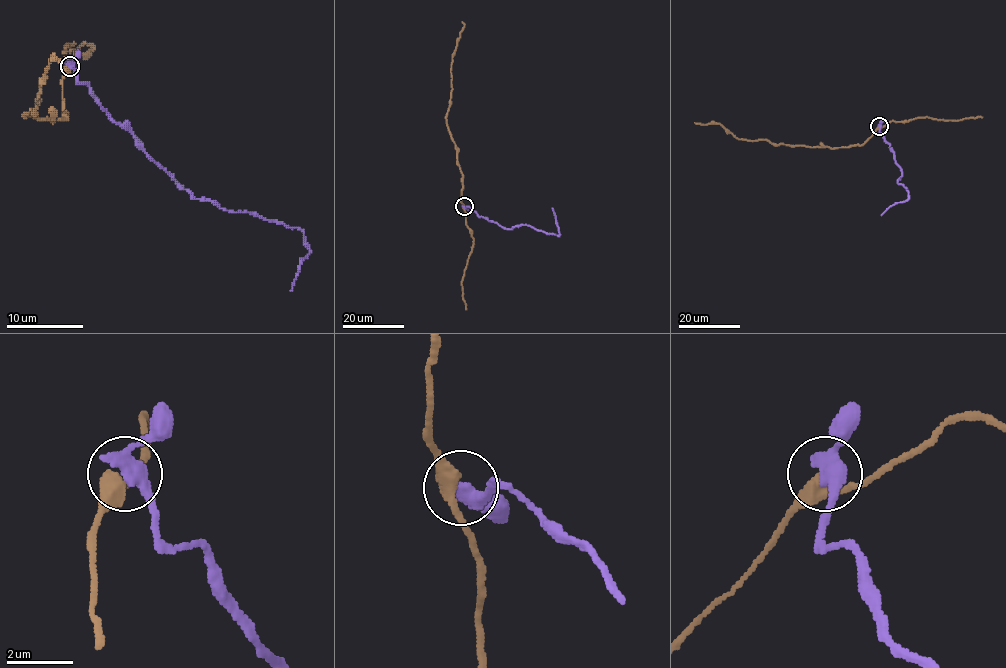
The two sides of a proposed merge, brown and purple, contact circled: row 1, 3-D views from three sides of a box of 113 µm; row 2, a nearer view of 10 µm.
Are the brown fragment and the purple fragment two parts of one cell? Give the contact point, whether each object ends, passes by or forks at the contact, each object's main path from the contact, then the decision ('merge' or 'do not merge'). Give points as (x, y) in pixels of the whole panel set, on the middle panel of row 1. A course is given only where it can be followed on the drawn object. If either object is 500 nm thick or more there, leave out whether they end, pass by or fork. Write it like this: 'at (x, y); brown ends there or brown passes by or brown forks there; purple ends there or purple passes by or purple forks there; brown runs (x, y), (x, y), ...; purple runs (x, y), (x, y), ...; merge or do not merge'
at (464, 206); brown passes by; purple passes by; brown runs (463, 206), (463, 174), (446, 114), (452, 89), (452, 54), (464, 26), (462, 21); purple runs (464, 206), (504, 228), (528, 225), (559, 235), (552, 208); do not merge

